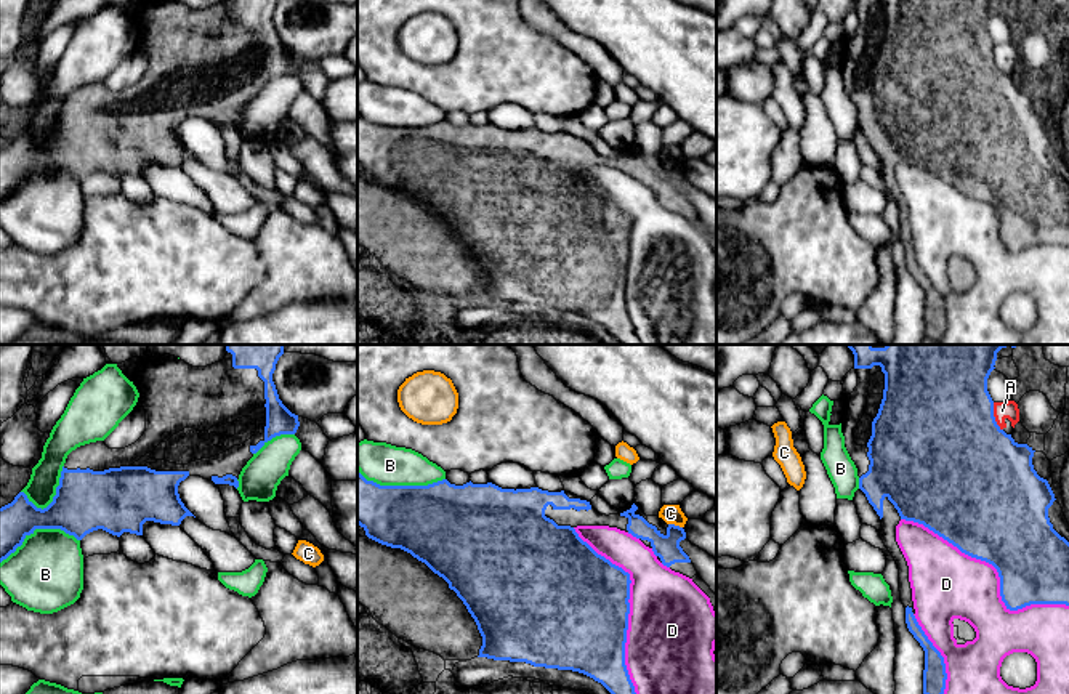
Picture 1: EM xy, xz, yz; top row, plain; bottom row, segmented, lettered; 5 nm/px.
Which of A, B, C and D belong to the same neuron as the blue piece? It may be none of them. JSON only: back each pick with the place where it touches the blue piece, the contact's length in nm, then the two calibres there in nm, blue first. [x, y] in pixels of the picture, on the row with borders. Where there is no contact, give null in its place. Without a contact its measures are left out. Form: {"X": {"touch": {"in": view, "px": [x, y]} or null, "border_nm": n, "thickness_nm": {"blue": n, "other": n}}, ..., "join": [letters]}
{"join": []}

